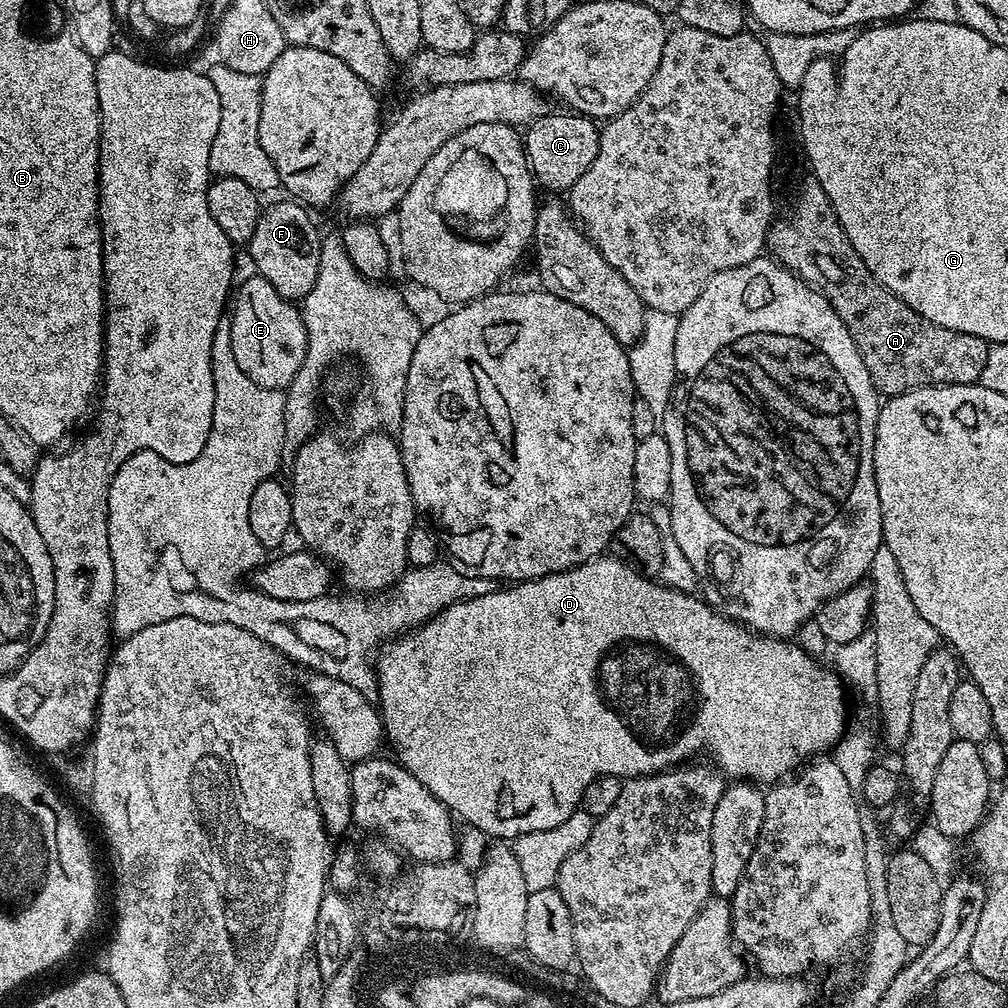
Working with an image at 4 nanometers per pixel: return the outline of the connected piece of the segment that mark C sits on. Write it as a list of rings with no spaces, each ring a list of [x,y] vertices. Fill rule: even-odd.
[[[568,110],[560,111],[564,112],[553,111],[533,120],[522,136],[524,153],[528,155],[535,183],[541,189],[549,188],[552,194],[567,193],[574,182],[578,182],[578,178],[590,170],[590,162],[594,162],[594,157],[598,155],[600,141],[600,128],[593,117],[573,114]]]

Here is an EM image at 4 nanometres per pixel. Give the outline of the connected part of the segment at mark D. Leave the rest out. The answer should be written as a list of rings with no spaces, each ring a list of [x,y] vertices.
[[[601,554],[596,559],[588,560],[584,564],[577,564],[575,568],[565,572],[555,572],[537,580],[521,580],[513,583],[511,586],[497,587],[496,591],[490,594],[482,594],[478,598],[470,598],[469,600],[452,604],[445,612],[432,616],[425,624],[420,625],[419,628],[411,629],[387,641],[379,649],[378,655],[375,657],[376,690],[378,701],[380,700],[378,708],[382,713],[382,723],[387,743],[392,743],[392,748],[396,751],[394,753],[395,759],[403,764],[406,770],[410,770],[410,774],[414,774],[414,778],[418,778],[418,782],[422,782],[422,786],[426,786],[426,790],[430,790],[430,794],[434,794],[434,798],[441,800],[448,807],[449,812],[455,814],[459,819],[461,816],[465,825],[482,830],[490,838],[499,838],[501,841],[511,842],[516,837],[522,834],[530,834],[534,830],[550,830],[553,826],[560,826],[562,822],[566,822],[566,818],[573,816],[580,808],[582,794],[586,790],[586,786],[590,786],[590,782],[594,782],[594,778],[602,778],[603,776],[619,776],[621,778],[653,776],[656,772],[666,772],[673,766],[680,766],[685,762],[691,761],[693,758],[696,758],[691,758],[691,756],[698,755],[700,751],[704,751],[713,760],[709,761],[725,777],[731,778],[733,781],[751,782],[757,786],[771,786],[777,780],[795,773],[801,765],[813,759],[817,754],[824,754],[829,750],[835,749],[846,731],[846,719],[844,720],[844,690],[846,691],[846,684],[831,667],[828,667],[828,669],[823,668],[820,664],[816,664],[818,660],[815,655],[804,652],[791,639],[757,634],[745,628],[743,624],[725,616],[723,611],[716,609],[715,612],[710,605],[703,604],[698,598],[699,595],[674,590],[663,582],[657,582],[655,579],[643,576],[642,573],[636,571],[631,564],[623,559],[617,558],[615,555],[613,555],[614,557],[608,555]]]

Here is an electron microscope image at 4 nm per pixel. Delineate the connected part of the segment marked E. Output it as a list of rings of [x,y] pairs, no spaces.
[[[251,275],[241,284],[239,281],[230,304],[230,342],[234,346],[234,358],[258,386],[287,390],[306,358],[308,339],[304,317],[301,309],[293,301],[282,298],[266,278]]]

